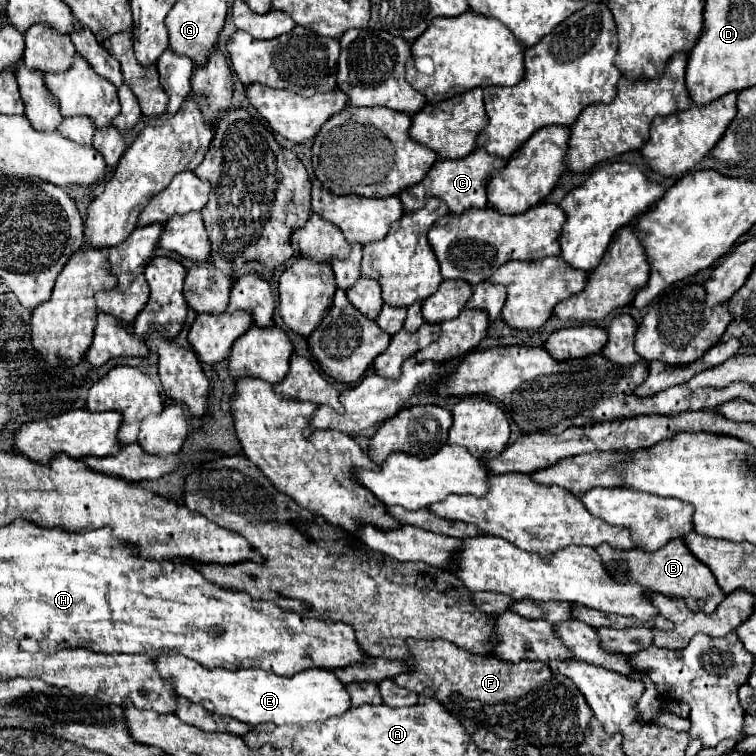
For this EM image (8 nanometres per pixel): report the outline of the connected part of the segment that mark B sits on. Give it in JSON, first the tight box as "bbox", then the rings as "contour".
{"bbox":[595,538,725,612],"contour":[[[681,538],[667,542],[657,552],[645,550],[613,550],[609,544],[601,544],[595,548],[603,560],[605,570],[615,582],[637,582],[651,592],[659,592],[667,598],[681,598],[691,612],[713,612],[717,604],[725,598],[723,590],[717,586],[711,570],[693,558]]]}

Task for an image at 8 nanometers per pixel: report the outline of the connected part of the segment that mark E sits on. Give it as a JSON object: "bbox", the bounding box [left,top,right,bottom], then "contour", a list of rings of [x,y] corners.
{"bbox":[155,654,349,724],"contour":[[[181,654],[161,656],[155,660],[157,672],[169,682],[175,694],[205,706],[211,712],[237,718],[245,724],[275,722],[275,724],[307,724],[325,722],[327,718],[341,716],[349,710],[349,694],[333,672],[321,668],[307,668],[293,676],[277,676],[259,668],[253,670],[227,670],[205,668]]]}

